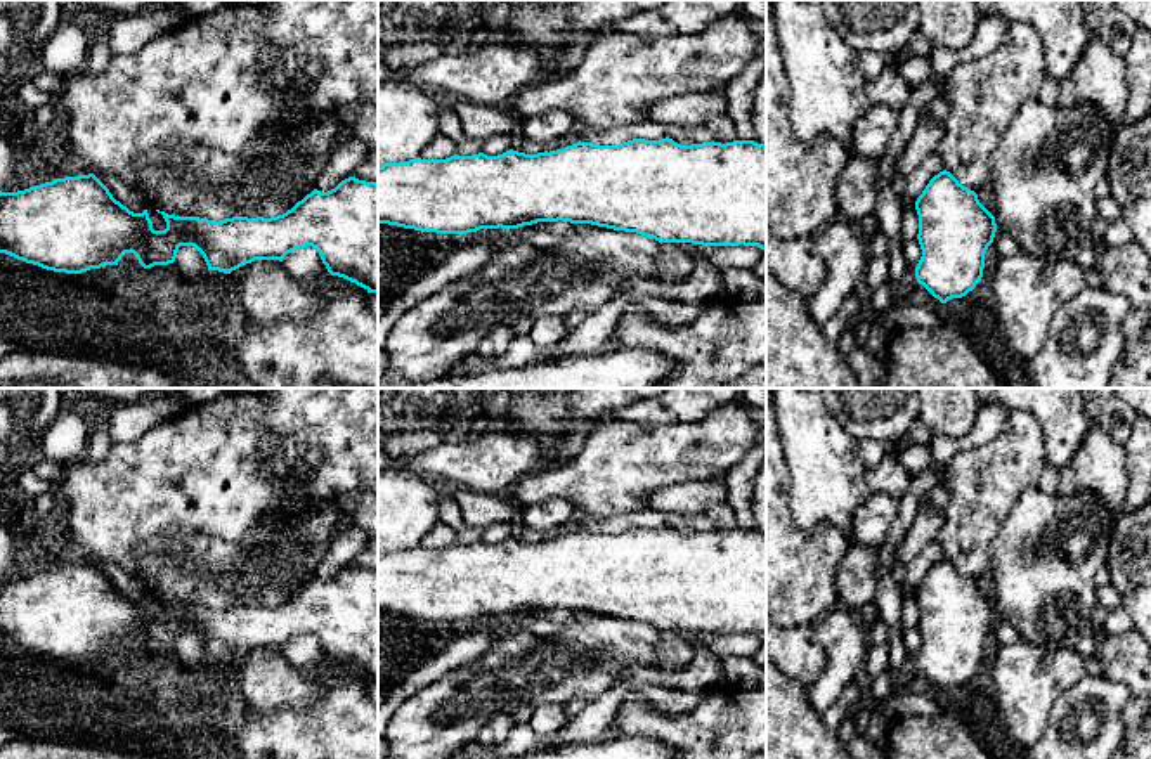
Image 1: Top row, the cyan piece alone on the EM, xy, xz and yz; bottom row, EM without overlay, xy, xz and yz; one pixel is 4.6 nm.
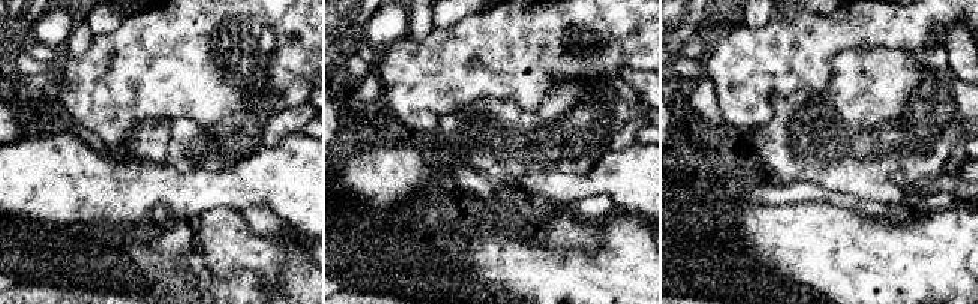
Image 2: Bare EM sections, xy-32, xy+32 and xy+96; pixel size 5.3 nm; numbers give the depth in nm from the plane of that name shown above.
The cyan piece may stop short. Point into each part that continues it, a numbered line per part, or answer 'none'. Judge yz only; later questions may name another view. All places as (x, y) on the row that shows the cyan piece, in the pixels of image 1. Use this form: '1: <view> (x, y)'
none

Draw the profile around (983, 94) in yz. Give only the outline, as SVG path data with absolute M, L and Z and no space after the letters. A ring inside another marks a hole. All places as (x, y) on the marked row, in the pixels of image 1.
M1009 23L1005 38L992 54L955 66L943 80L943 97L950 104L950 113L943 118L943 137L934 152L959 184L976 192L990 180L992 154L1018 109L1026 101L1038 99L1045 78L1040 35L1028 23Z

